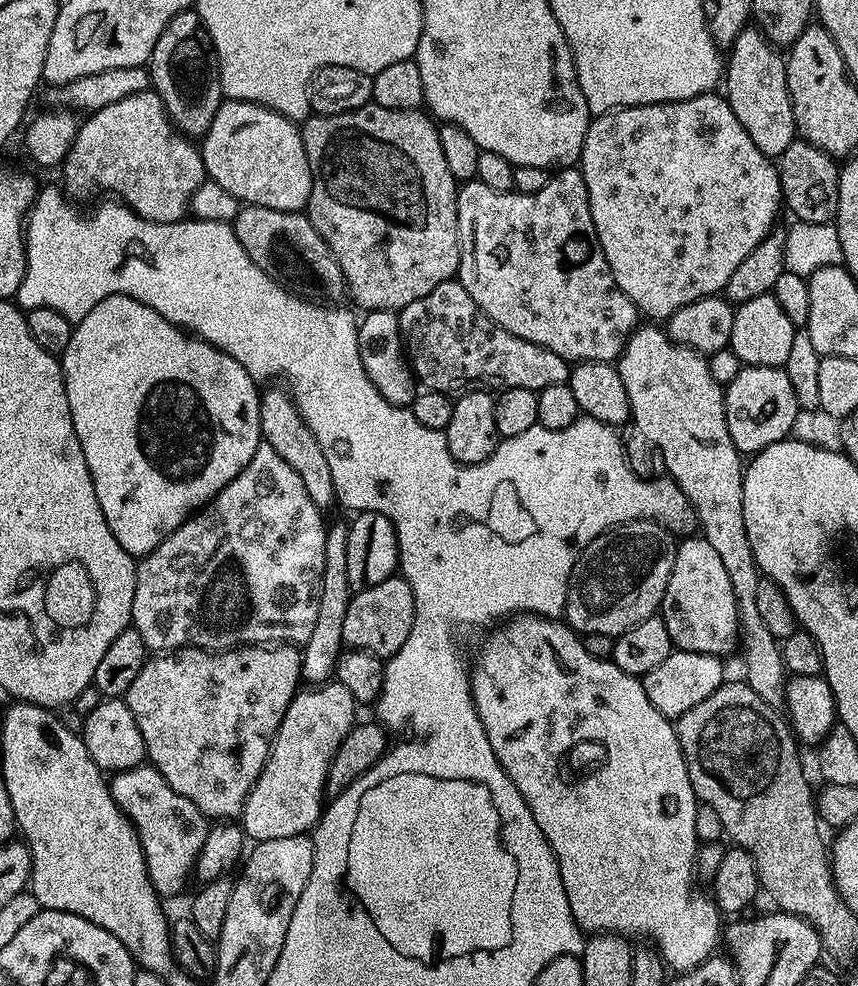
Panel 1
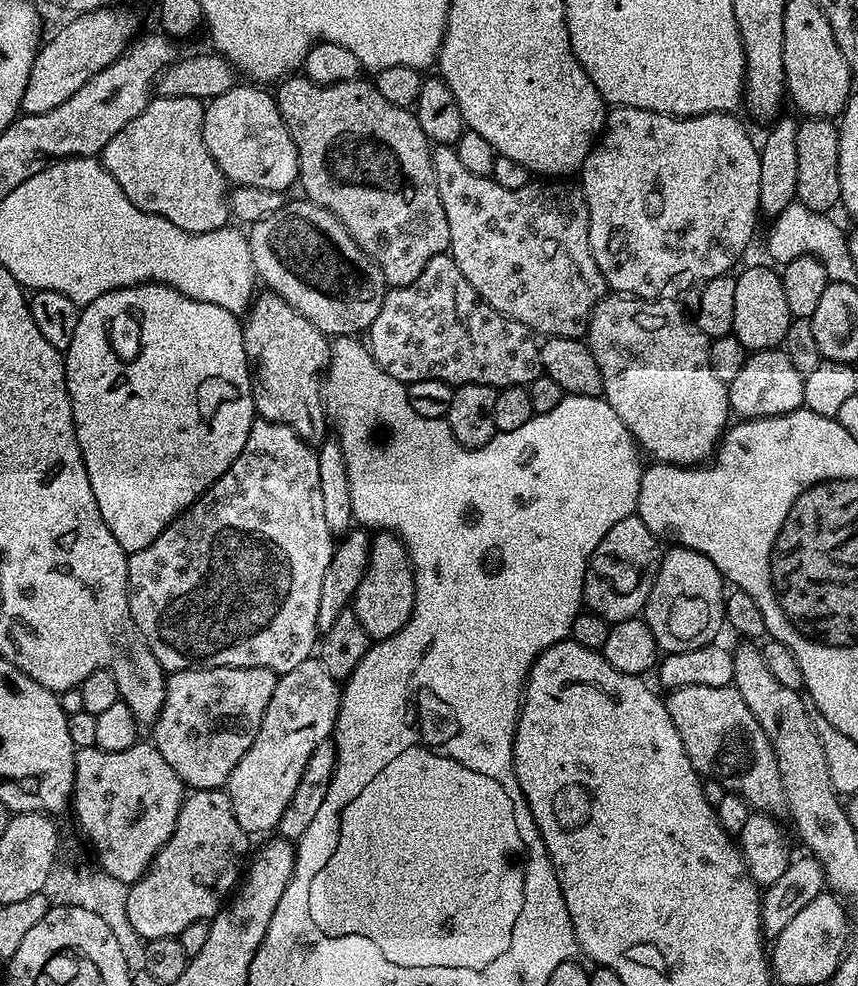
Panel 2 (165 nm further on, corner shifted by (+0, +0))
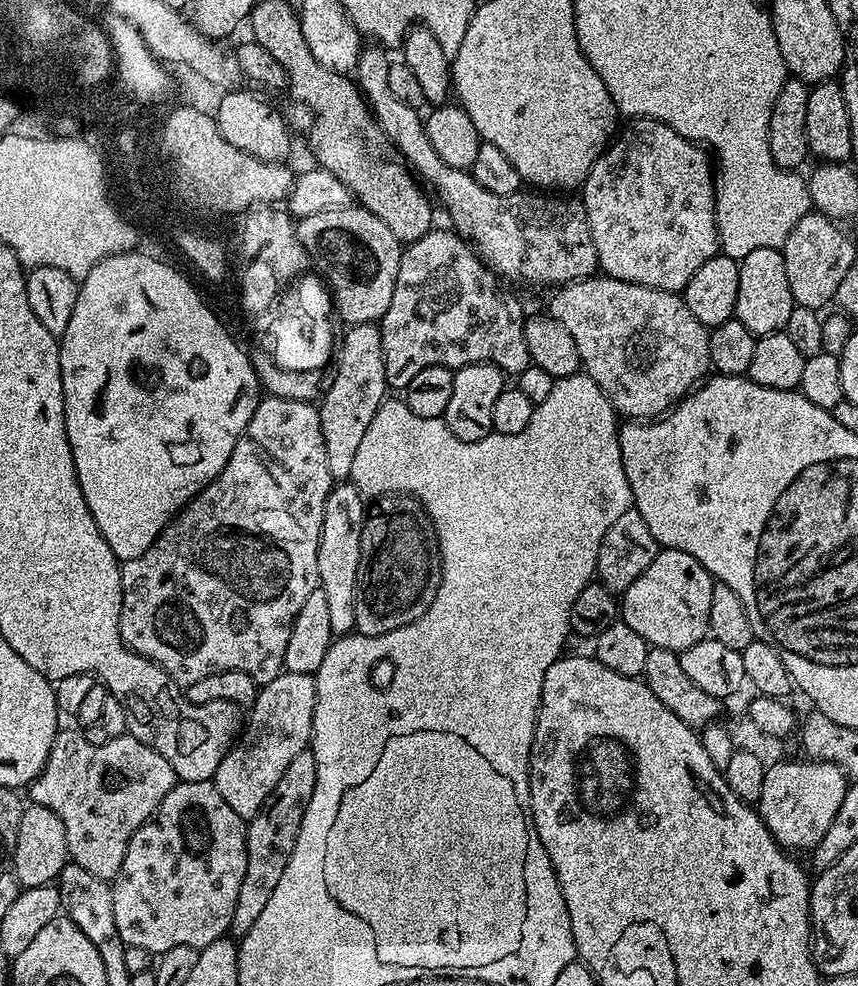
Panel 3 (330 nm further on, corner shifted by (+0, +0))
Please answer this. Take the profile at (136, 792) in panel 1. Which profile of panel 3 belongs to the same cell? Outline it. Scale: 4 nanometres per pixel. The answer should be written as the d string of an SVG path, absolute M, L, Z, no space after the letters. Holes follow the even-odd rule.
M57 731L46 766L27 789L29 801L46 806L62 818L71 863L90 870L94 878L115 880L133 834L158 810L162 798L178 783L174 766L130 735L91 744L80 732Z

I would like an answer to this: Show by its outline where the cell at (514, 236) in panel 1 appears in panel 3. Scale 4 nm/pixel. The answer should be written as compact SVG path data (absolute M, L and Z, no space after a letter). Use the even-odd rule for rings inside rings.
M380 46L371 47L361 51L354 73L361 94L403 163L419 177L429 180L431 191L434 194L436 191L448 207L456 223L455 231L474 245L480 259L505 281L520 279L528 284L563 286L597 275L596 247L583 199L567 200L564 194L541 194L536 190L490 194L490 190L482 190L482 186L474 182L471 171L446 166L434 151L430 134L426 134L425 117L390 94L389 75L393 61L384 53L387 51Z

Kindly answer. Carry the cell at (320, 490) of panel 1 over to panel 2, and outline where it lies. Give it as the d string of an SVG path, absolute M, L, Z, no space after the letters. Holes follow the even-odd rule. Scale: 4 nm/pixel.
M269 290L261 291L253 299L246 319L242 324L244 349L252 374L252 397L257 417L290 426L290 430L307 444L323 444L330 432L326 396L322 391L322 377L332 358L329 337L318 330L314 322L306 322L294 306Z

